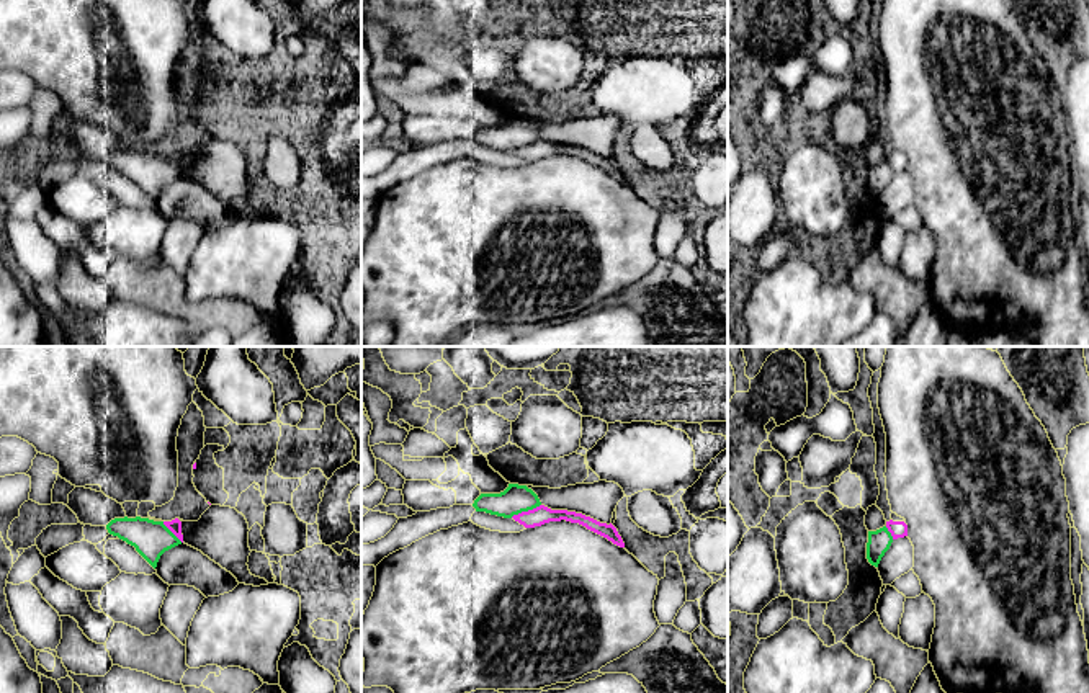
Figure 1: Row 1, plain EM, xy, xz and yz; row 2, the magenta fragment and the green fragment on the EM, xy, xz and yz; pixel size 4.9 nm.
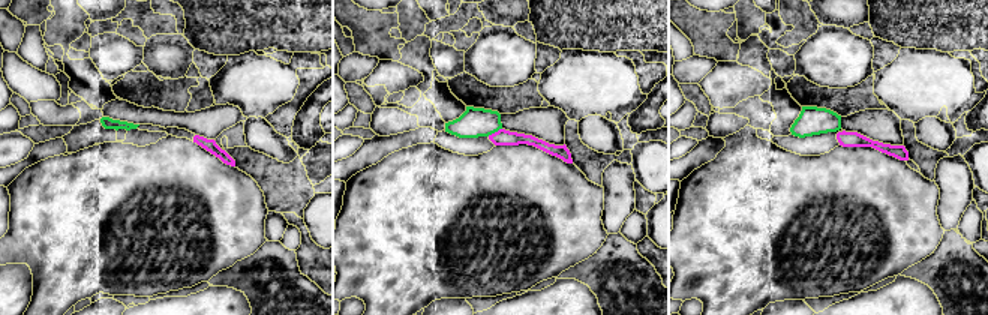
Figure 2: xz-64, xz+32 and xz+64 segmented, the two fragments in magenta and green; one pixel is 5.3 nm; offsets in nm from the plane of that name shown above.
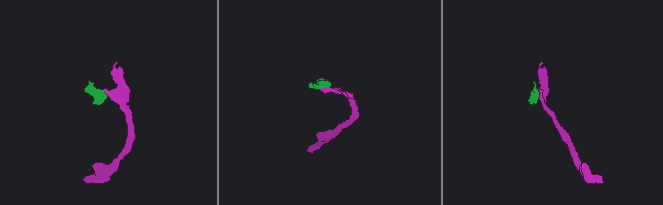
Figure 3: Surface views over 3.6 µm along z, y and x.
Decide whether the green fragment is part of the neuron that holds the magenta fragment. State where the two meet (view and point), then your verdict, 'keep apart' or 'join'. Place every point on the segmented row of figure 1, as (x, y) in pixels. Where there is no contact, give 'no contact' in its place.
contact xz (525, 512); keep apart

